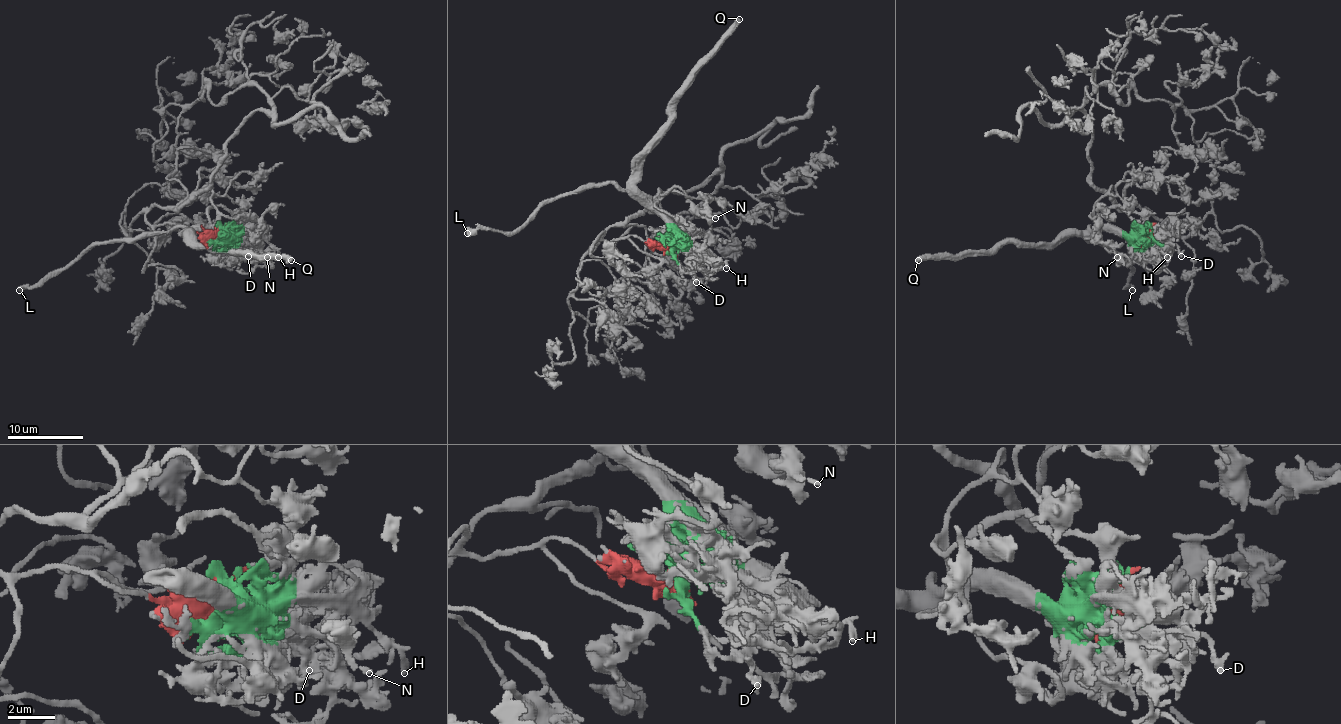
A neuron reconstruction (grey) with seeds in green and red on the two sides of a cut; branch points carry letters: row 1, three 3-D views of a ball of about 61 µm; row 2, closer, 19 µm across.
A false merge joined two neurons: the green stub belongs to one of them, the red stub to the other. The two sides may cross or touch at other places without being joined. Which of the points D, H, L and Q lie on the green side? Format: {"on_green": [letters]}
{"on_green": ["D", "H", "L", "Q"]}

